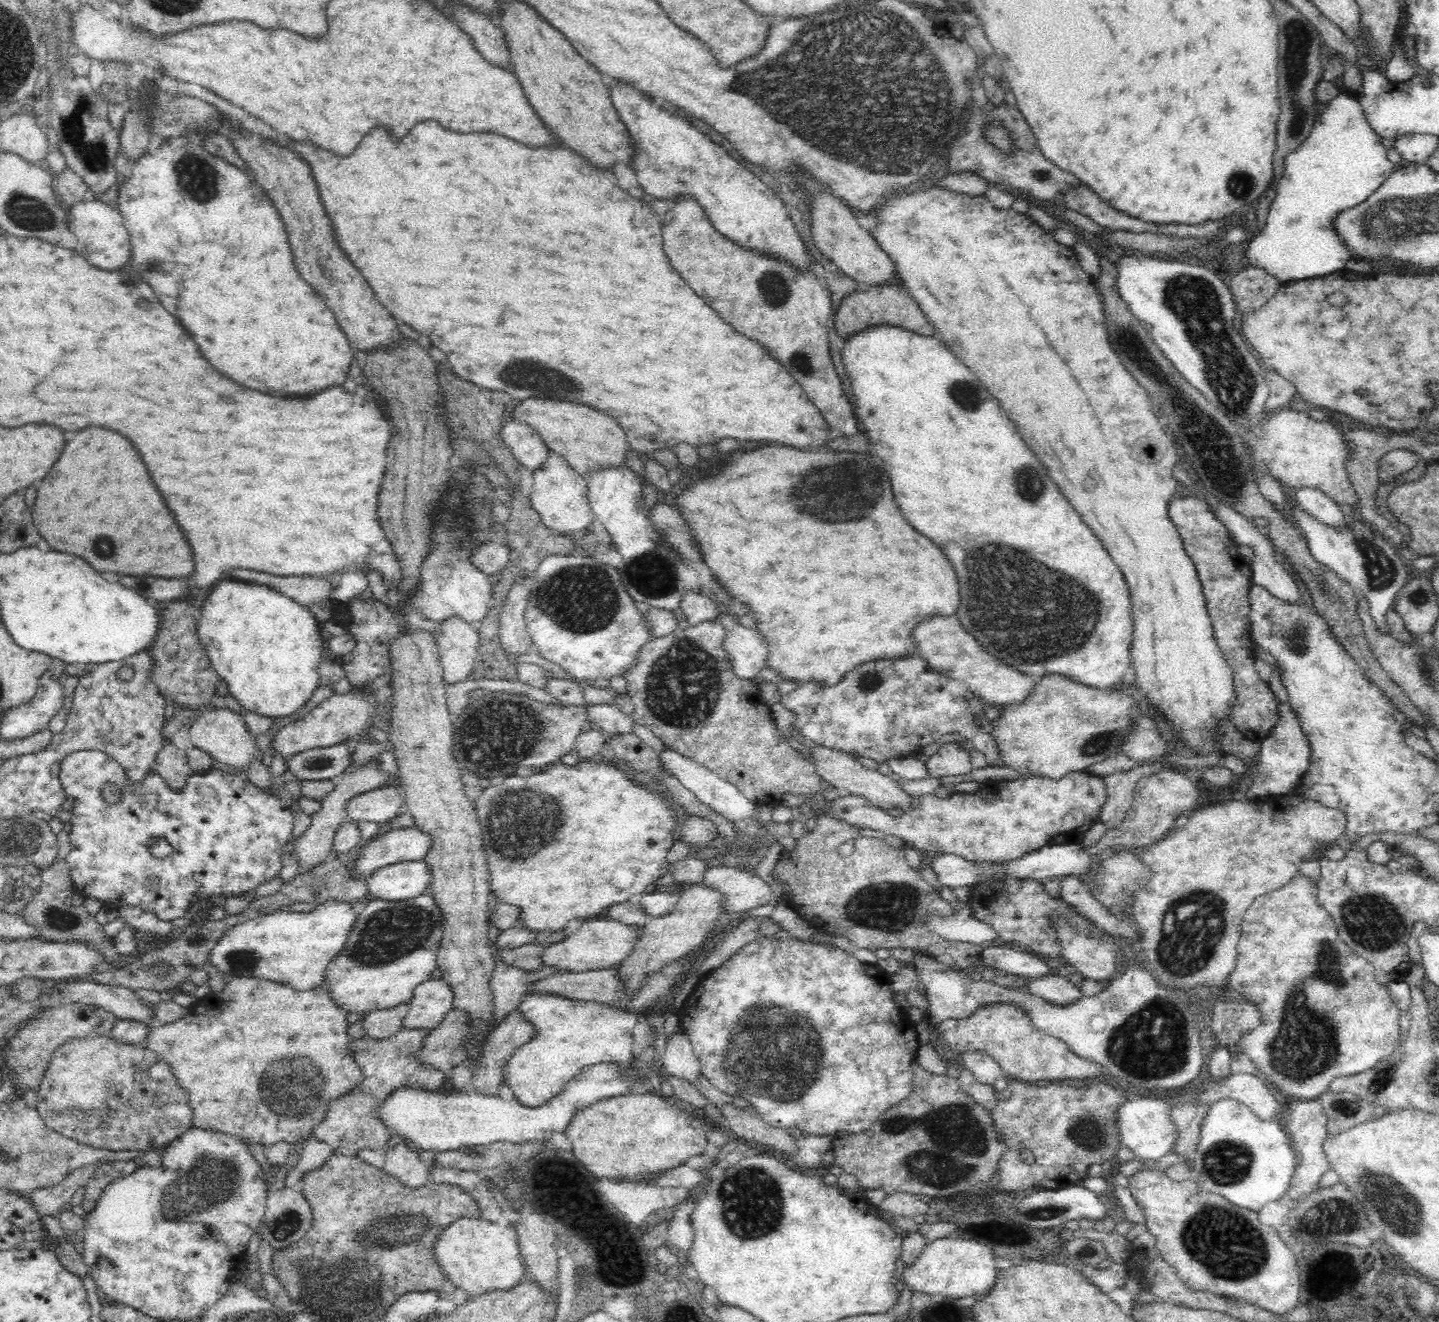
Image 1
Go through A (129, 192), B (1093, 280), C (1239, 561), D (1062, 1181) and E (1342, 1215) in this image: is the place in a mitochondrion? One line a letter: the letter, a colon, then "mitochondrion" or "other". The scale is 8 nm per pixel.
A: other
B: other
C: other
D: other
E: mitochondrion

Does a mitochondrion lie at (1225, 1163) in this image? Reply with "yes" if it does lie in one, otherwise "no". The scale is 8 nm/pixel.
yes

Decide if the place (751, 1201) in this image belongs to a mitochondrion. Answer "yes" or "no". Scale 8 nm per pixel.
yes

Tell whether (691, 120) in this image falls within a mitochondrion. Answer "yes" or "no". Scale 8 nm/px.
no

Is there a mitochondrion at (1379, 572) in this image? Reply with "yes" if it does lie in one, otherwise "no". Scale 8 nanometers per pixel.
yes

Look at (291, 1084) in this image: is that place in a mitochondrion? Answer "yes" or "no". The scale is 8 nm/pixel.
yes

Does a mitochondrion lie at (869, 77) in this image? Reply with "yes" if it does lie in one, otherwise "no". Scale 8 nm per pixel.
yes

